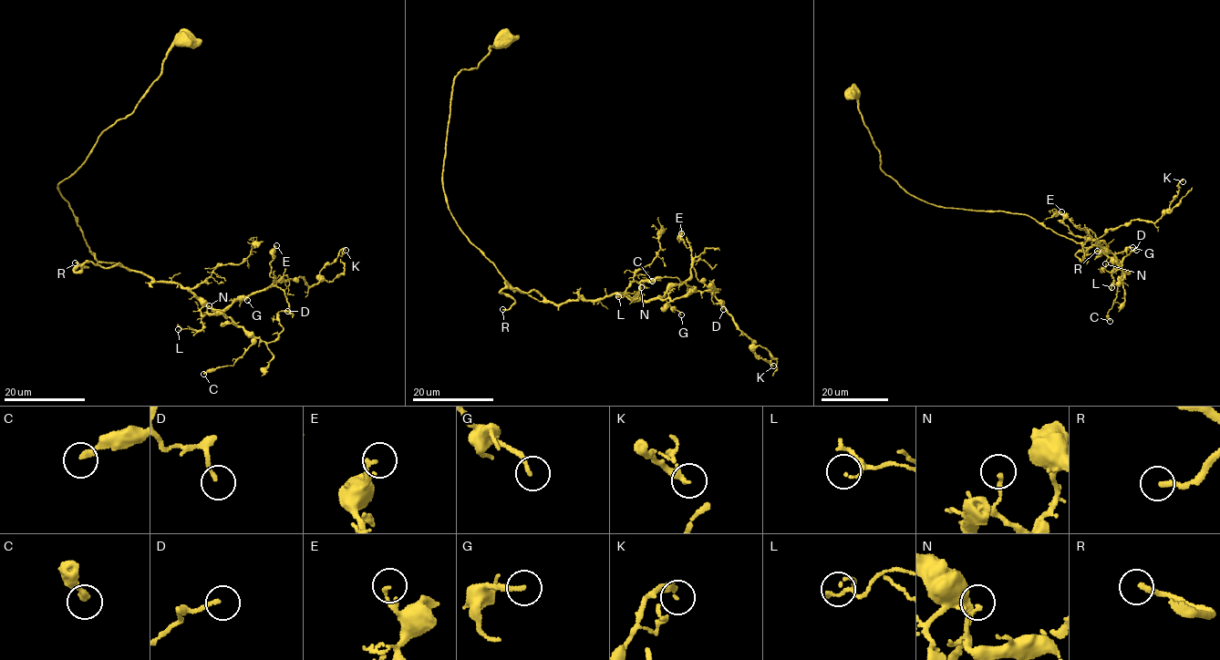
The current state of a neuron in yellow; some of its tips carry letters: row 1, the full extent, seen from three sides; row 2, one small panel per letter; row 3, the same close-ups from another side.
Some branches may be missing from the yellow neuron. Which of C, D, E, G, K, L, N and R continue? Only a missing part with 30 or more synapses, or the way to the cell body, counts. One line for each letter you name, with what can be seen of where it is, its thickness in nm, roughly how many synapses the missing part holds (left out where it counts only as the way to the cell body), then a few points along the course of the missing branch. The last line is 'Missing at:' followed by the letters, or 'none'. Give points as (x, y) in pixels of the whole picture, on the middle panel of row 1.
R: place (502, 309); calibre 240 nm; 120 synapses
Missing at: R

